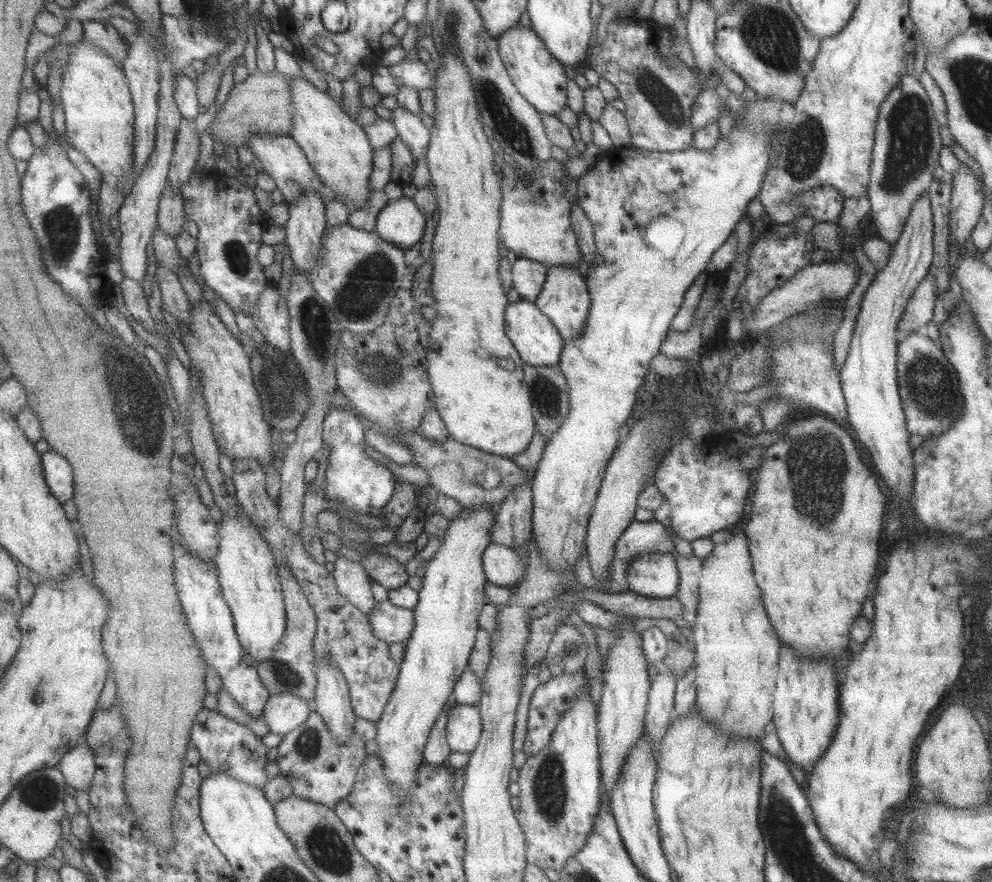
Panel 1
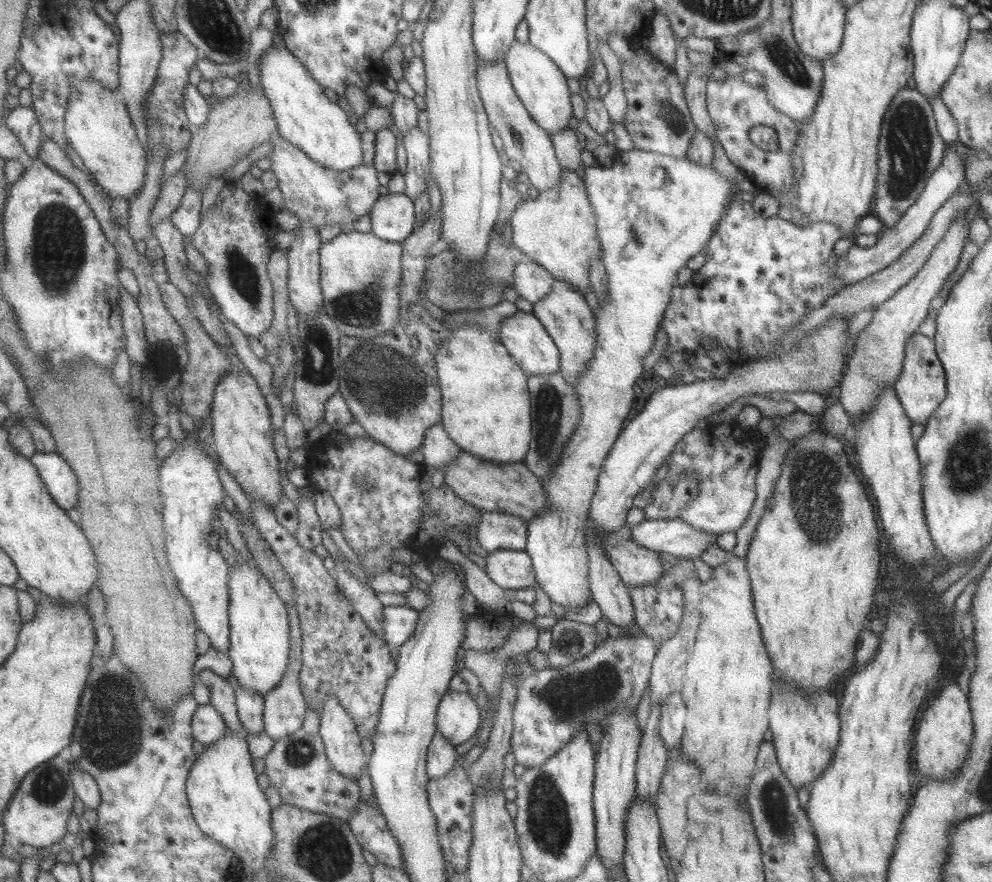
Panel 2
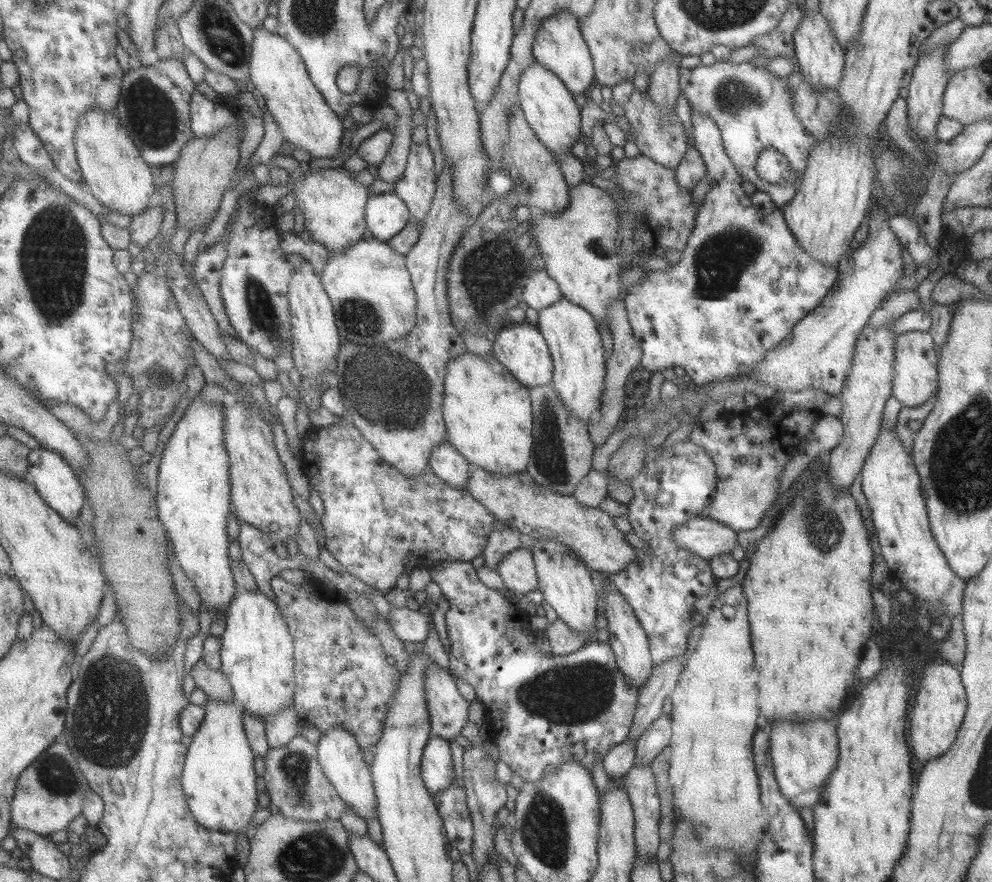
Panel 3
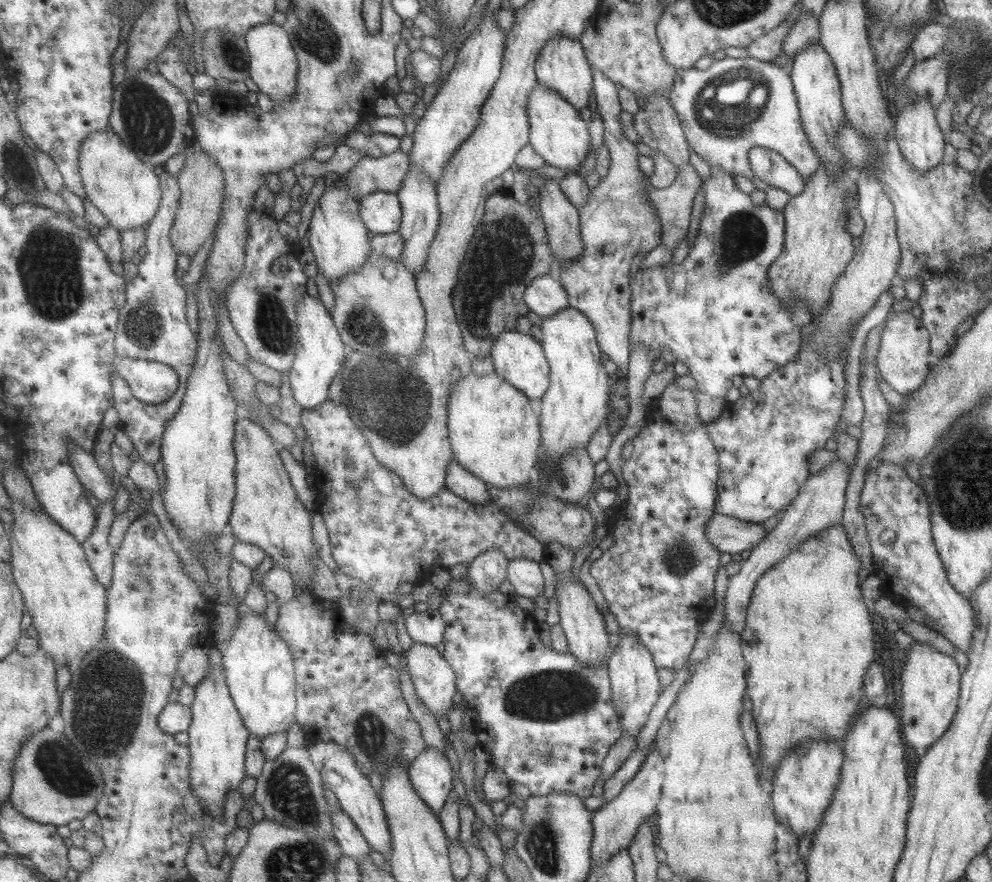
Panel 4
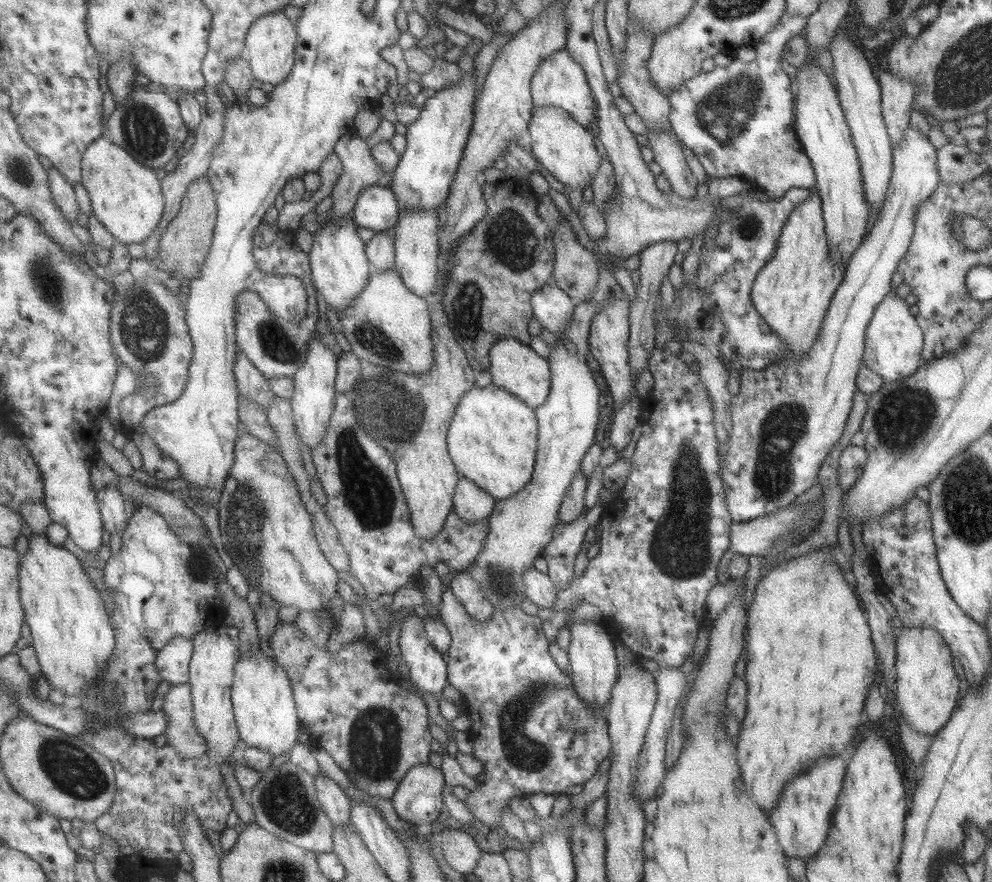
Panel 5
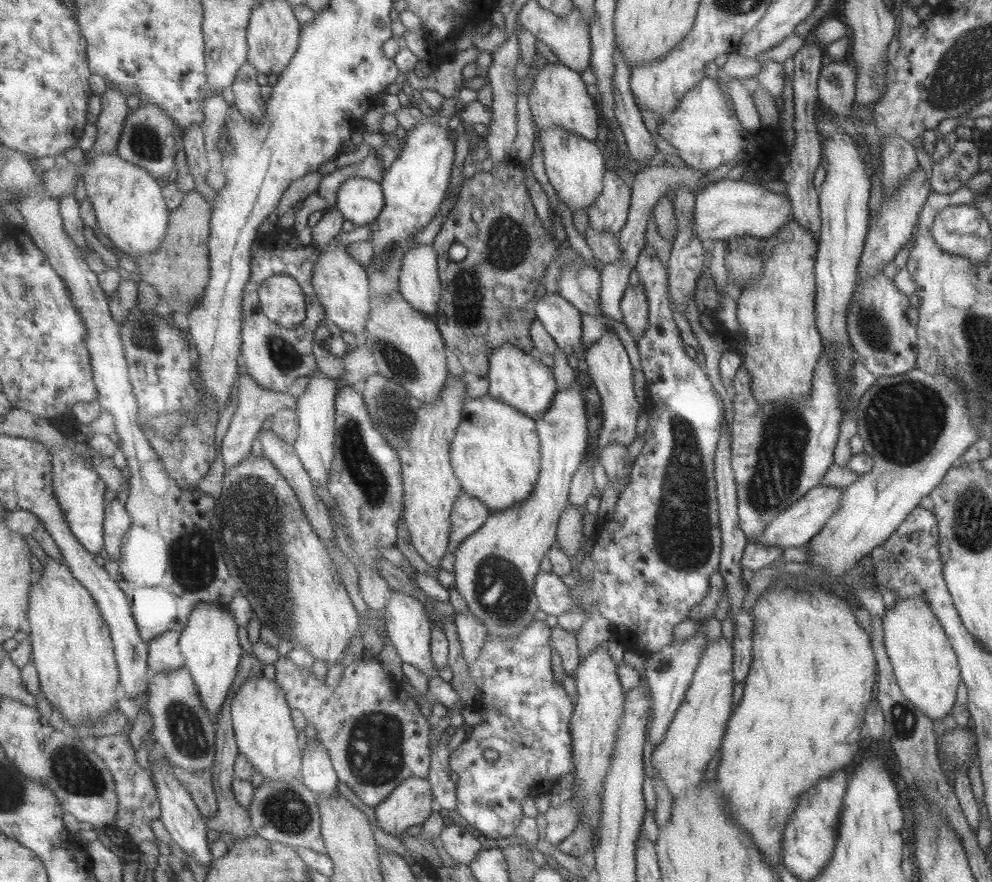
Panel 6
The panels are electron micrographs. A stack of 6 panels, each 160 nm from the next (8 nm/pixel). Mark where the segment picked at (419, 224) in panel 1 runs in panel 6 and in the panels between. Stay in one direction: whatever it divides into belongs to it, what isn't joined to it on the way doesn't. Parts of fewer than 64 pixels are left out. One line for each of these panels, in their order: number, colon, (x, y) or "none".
2: (393, 217)
3: (386, 214)
4: (382, 211)
5: (377, 208)
6: (361, 200)

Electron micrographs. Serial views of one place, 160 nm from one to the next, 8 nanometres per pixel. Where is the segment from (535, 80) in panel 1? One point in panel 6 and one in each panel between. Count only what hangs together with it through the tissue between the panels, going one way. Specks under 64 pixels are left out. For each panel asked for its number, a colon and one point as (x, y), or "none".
2: (541, 87)
3: (547, 106)
4: (556, 132)
5: (565, 149)
6: (574, 166)

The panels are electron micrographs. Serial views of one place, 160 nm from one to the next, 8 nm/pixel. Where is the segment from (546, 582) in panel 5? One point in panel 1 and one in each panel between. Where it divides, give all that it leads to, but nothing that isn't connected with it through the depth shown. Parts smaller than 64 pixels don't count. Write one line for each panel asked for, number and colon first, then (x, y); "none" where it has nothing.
1: (503, 567)
2: (511, 570)
3: (517, 571)
4: (524, 576)

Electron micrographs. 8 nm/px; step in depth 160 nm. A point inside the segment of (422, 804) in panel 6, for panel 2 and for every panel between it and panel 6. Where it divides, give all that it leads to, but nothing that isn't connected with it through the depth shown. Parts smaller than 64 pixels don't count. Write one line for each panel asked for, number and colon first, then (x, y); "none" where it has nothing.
2: (441, 755)
3: (436, 769)
4: (429, 774)
5: (418, 800)

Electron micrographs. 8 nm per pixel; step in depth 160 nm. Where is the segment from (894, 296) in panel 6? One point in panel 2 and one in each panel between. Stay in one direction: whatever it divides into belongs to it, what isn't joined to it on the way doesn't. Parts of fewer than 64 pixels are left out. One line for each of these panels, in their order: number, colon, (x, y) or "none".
2: (920, 386)
3: (915, 376)
4: (902, 360)
5: (893, 341)

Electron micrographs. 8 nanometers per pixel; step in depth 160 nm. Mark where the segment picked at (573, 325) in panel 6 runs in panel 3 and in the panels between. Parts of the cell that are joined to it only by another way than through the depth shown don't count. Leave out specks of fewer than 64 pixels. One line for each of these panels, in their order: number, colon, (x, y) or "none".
3: (540, 291)
4: (544, 296)
5: (551, 307)

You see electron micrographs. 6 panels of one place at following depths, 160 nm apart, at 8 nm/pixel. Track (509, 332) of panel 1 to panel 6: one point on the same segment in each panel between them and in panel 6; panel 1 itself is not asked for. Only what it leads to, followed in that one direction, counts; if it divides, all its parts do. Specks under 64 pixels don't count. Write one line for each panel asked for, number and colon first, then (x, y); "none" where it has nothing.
2: (532, 350)
3: (519, 347)
4: (518, 359)
5: (514, 367)
6: (515, 378)

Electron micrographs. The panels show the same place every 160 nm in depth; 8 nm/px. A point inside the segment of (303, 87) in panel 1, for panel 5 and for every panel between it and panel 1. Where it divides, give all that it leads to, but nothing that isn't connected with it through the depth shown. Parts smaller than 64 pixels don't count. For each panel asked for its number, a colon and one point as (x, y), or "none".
2: (305, 116)
3: (278, 71)
4: (275, 65)
5: (272, 40)

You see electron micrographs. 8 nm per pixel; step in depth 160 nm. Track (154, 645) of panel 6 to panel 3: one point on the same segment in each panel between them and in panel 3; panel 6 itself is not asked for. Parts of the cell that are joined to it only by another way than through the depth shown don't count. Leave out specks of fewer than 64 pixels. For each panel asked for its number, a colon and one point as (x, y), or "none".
3: (215, 682)
4: (193, 666)
5: (173, 661)

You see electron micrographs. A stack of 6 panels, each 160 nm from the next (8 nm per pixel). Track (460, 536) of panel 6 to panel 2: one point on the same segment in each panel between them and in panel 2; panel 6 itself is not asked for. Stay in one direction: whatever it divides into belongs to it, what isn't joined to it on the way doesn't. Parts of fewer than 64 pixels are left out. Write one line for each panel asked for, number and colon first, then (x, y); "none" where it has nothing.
2: (438, 451)
3: (444, 461)
4: (457, 480)
5: (471, 504)

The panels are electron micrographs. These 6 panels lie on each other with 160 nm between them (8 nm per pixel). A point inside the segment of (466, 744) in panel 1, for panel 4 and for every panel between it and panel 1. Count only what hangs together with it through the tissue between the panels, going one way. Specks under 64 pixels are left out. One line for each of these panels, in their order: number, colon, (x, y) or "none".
2: (457, 716)
3: (447, 710)
4: (433, 679)

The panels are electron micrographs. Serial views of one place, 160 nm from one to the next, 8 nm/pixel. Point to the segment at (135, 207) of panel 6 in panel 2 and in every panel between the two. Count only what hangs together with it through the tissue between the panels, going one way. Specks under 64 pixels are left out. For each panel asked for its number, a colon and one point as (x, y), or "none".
2: (101, 130)
3: (120, 178)
4: (123, 187)
5: (128, 198)

